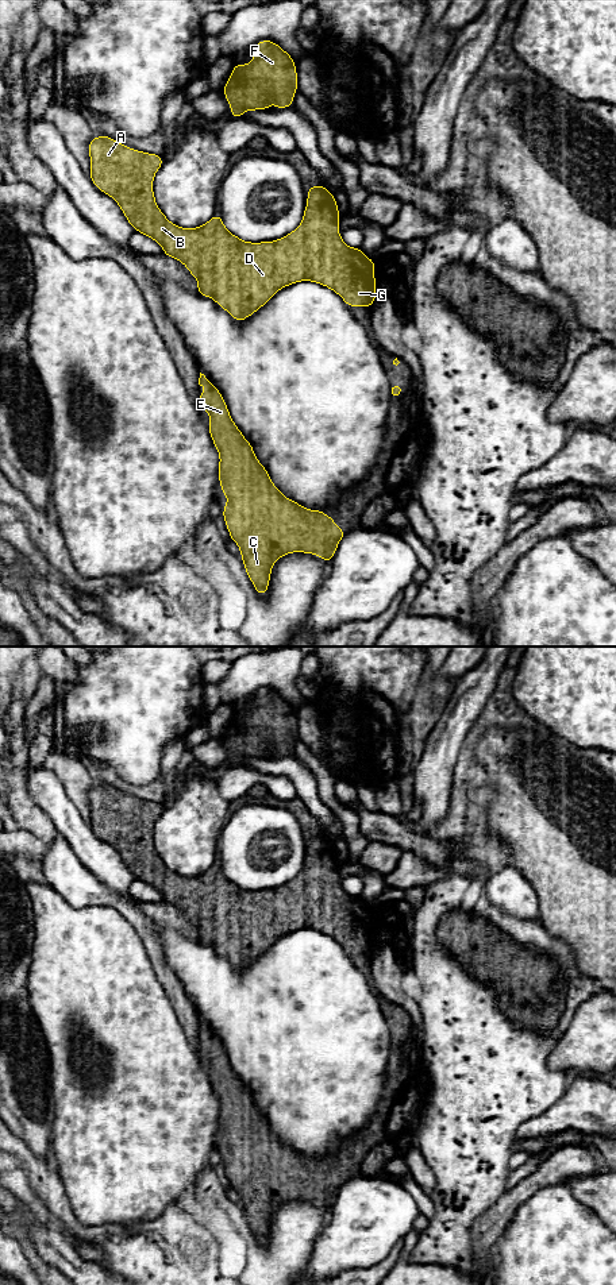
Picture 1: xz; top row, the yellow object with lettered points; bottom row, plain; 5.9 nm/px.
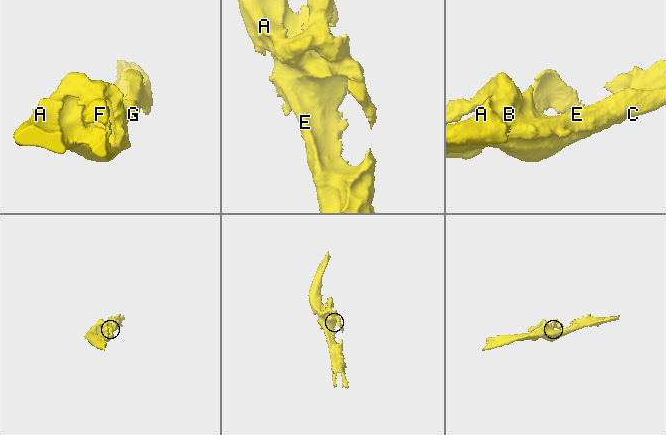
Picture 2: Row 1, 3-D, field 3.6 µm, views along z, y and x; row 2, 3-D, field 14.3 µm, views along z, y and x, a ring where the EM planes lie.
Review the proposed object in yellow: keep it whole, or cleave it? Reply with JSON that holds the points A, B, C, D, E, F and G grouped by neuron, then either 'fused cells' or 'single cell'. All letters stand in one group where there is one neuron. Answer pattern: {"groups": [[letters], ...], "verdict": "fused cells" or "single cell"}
{"groups": [["A", "B", "C", "D", "E", "F", "G"]], "verdict": "single cell"}

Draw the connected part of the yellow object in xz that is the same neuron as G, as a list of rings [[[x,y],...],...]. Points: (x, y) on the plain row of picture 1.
[[[101,783],[89,791],[91,827],[105,842],[115,846],[135,879],[158,890],[163,902],[182,910],[189,921],[196,925],[197,939],[204,945],[213,946],[219,954],[230,960],[236,969],[243,969],[261,954],[263,954],[280,937],[301,929],[312,929],[324,933],[338,941],[347,954],[369,954],[376,948],[377,929],[373,925],[376,911],[366,904],[361,896],[349,895],[339,883],[338,869],[340,867],[336,849],[324,834],[317,831],[308,836],[307,856],[303,871],[289,883],[276,890],[250,891],[230,881],[219,861],[201,875],[186,877],[172,872],[155,852],[153,842],[153,826],[162,814],[161,803],[142,800]]]

